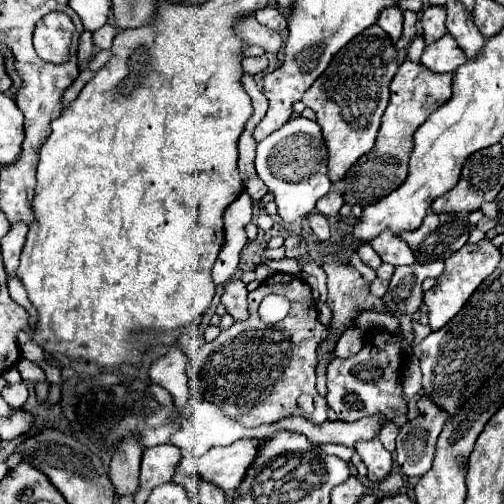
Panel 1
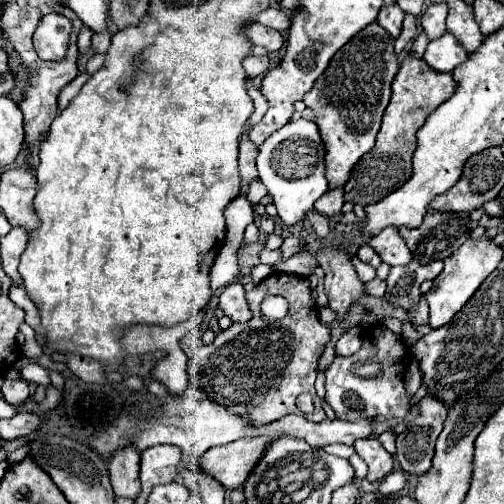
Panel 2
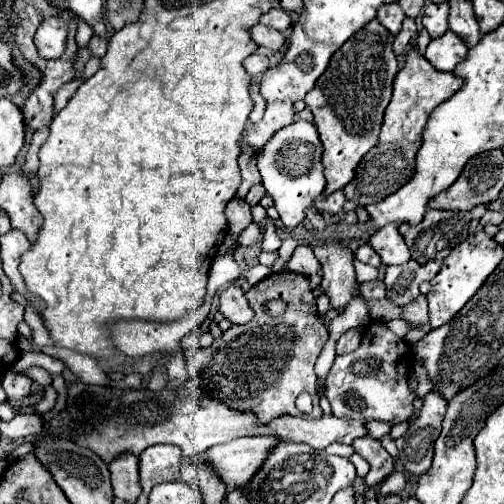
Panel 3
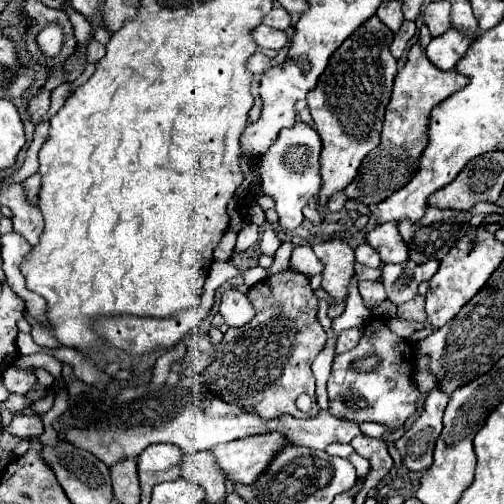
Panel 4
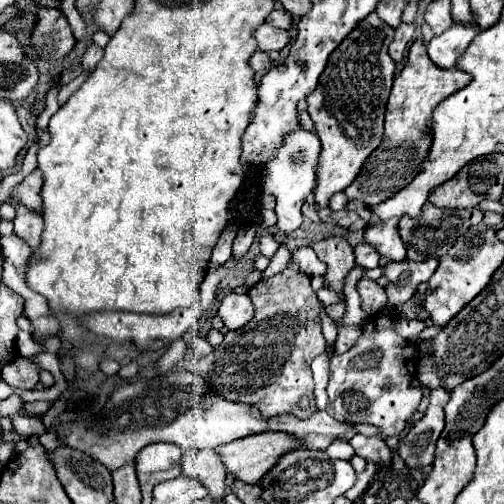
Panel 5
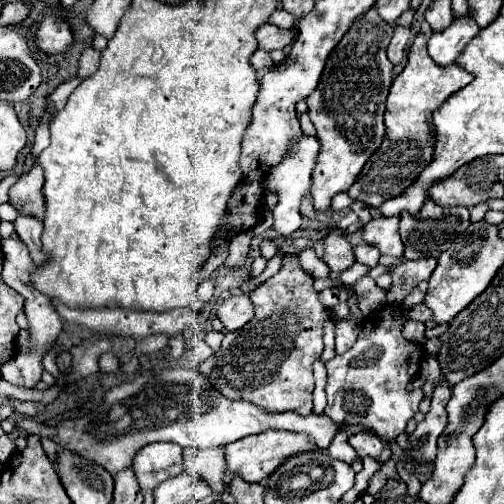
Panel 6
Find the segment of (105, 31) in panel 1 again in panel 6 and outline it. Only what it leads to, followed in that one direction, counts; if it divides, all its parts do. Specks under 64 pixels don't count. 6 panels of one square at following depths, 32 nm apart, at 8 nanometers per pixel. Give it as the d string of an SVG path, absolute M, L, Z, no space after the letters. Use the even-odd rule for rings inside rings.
M92 46L86 48L80 56L80 62L78 62L78 78L80 80L90 78L98 70L98 60L100 60L100 52L94 50Z

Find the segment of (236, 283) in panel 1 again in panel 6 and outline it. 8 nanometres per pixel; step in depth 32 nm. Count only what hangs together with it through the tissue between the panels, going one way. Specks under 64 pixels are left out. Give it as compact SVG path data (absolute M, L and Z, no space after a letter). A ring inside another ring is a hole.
M246 294L240 296L230 296L220 308L218 308L218 318L224 324L226 332L236 332L240 330L246 322L250 322L254 316L254 304Z

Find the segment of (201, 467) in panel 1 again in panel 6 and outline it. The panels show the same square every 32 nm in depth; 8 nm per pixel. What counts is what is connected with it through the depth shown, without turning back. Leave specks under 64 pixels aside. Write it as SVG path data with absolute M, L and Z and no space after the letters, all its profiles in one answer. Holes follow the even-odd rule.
M268 430L264 434L254 434L248 436L244 440L236 440L232 444L228 444L224 448L226 452L226 462L228 468L236 474L242 476L248 482L262 482L264 478L268 478L280 464L284 464L284 460L296 456L296 454L304 454L304 452L312 452L318 450L316 444L306 436L306 434L298 434L298 432L282 432L282 430Z

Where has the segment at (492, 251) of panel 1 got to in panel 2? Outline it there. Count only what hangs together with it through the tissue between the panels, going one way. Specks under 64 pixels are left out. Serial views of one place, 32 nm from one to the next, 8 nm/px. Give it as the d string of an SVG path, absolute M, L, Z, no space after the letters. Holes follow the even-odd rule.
M480 236L476 240L468 238L460 248L456 248L456 252L444 260L444 270L434 278L434 284L426 294L426 300L430 304L430 326L440 328L448 324L448 320L452 320L454 314L472 298L472 294L492 274L492 270L496 270L500 260L502 248L496 246L488 236Z

